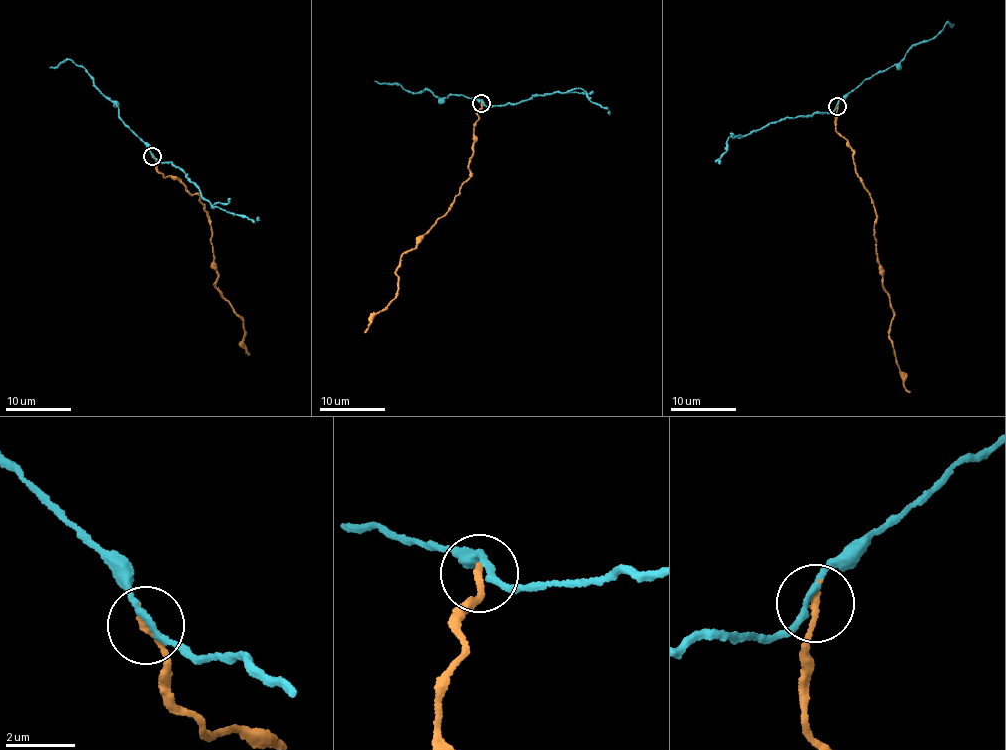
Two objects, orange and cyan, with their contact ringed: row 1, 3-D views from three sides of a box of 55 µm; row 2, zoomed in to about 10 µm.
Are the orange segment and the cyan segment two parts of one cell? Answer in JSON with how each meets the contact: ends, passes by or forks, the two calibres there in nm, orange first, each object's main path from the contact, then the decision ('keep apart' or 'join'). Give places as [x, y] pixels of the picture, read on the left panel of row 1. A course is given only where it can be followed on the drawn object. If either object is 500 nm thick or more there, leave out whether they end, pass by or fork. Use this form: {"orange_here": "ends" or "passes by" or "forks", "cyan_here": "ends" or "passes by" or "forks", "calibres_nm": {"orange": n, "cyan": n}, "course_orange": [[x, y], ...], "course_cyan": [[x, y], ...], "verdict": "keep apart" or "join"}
{"orange_here": "ends", "cyan_here": "passes by", "calibres_nm": {"orange": 180, "cyan": 170}, "course_orange": [[153, 156], [163, 176], [180, 180], [203, 205], [212, 232], [215, 289], [241, 318], [249, 355]], "course_cyan": [[153, 156], [143, 141], [123, 124], [114, 102], [94, 87], [82, 67], [67, 59], [50, 67]], "verdict": "keep apart"}

